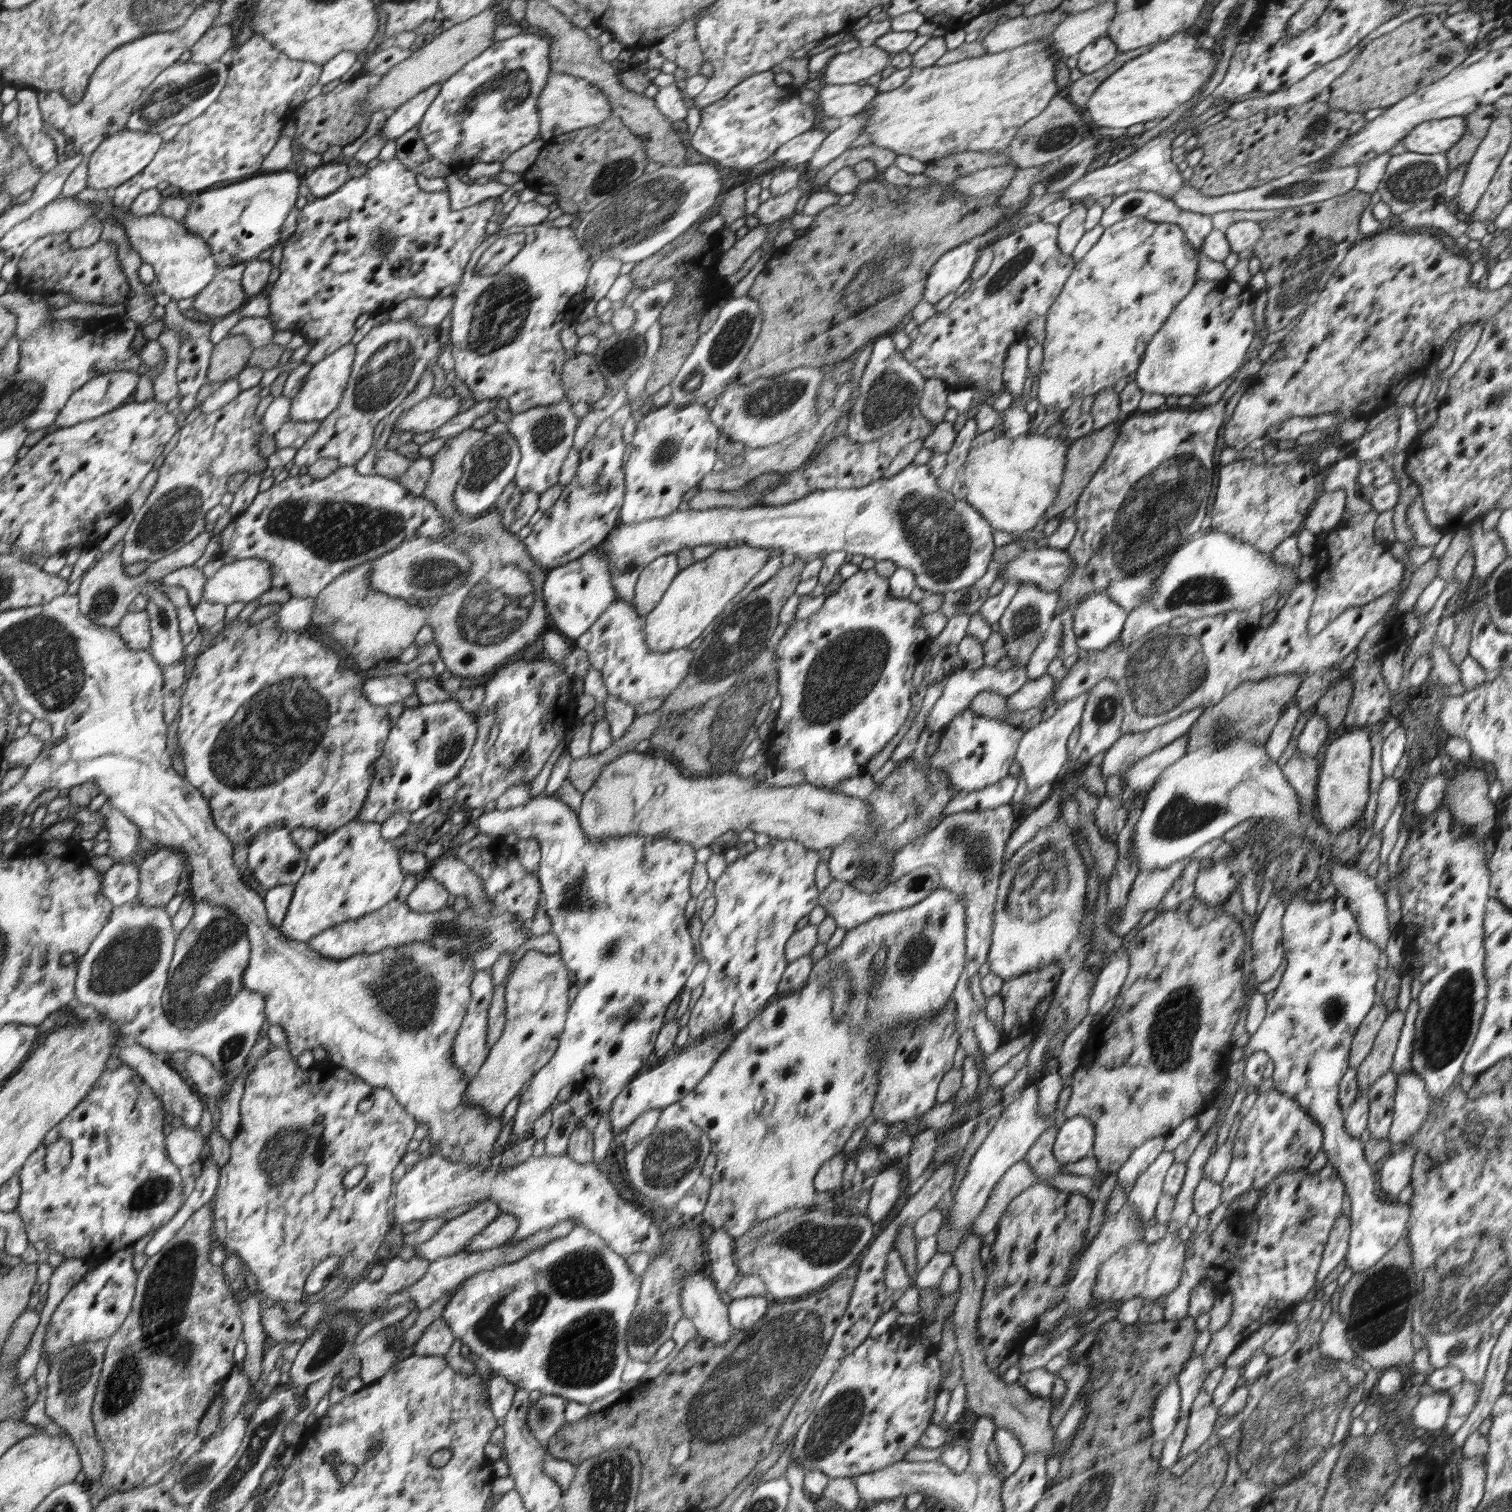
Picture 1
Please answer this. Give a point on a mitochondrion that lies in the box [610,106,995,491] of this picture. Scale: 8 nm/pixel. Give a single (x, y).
(906, 255)

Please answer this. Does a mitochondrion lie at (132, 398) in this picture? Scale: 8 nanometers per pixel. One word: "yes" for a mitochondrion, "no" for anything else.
no

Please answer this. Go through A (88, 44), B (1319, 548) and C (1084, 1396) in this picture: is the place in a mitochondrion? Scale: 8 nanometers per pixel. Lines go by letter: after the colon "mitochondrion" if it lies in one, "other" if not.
A: other
B: other
C: other

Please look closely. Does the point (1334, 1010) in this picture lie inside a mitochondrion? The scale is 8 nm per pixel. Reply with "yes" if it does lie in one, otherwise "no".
yes

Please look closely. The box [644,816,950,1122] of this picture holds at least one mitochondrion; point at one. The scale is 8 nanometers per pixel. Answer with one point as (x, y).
(839, 990)

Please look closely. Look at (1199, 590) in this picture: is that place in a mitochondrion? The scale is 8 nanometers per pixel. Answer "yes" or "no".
yes

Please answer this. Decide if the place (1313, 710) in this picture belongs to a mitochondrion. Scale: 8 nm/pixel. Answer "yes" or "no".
no

